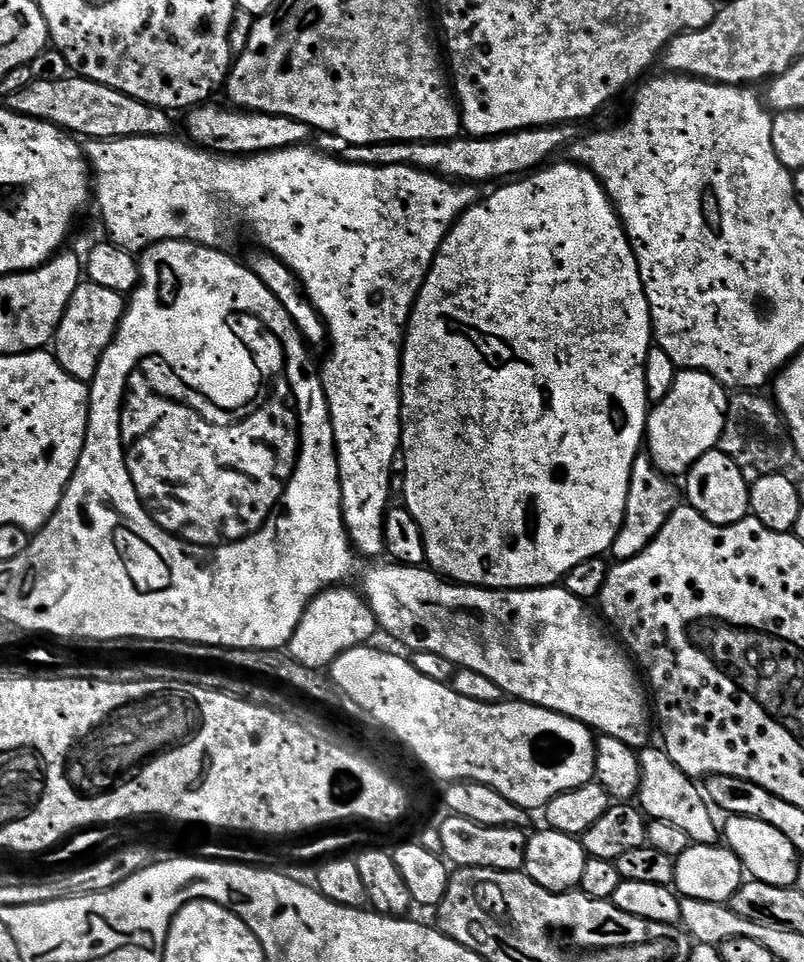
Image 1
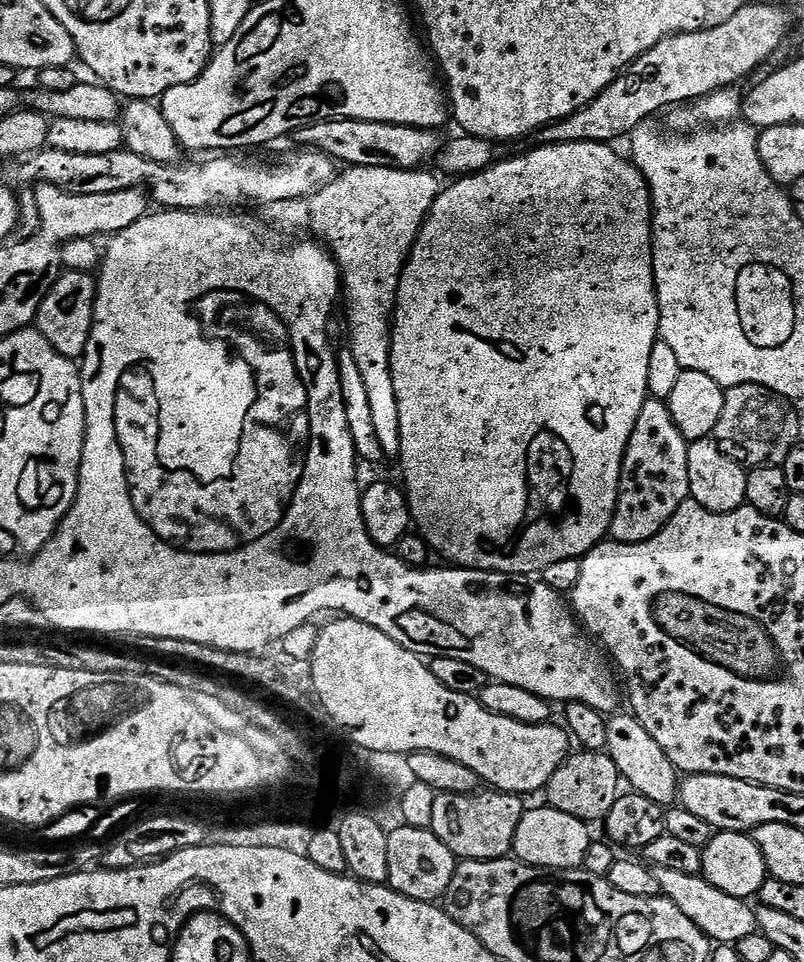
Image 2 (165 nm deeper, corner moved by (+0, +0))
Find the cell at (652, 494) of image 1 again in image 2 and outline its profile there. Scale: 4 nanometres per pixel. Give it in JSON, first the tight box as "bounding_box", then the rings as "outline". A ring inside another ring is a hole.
{"bounding_box":[610,399,690,544],"outline":[[[648,399],[642,406],[642,414],[638,414],[638,422],[634,422],[634,430],[630,434],[630,442],[624,451],[624,461],[620,471],[620,497],[616,500],[616,508],[612,512],[610,536],[617,544],[637,544],[646,542],[657,536],[674,518],[678,506],[690,498],[690,466],[688,465],[688,446],[690,441],[678,430],[674,418],[670,414],[667,403],[663,400]]]}

